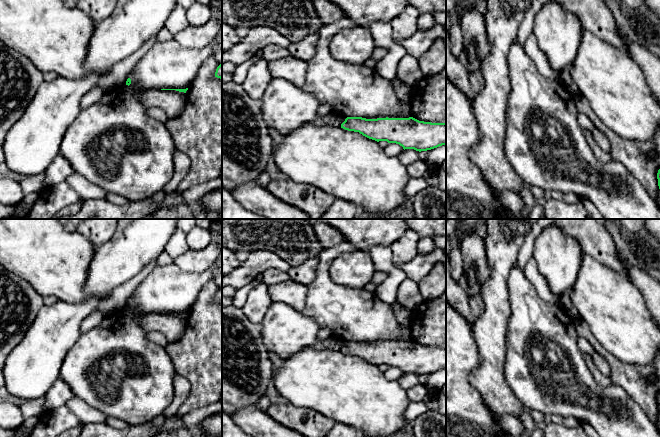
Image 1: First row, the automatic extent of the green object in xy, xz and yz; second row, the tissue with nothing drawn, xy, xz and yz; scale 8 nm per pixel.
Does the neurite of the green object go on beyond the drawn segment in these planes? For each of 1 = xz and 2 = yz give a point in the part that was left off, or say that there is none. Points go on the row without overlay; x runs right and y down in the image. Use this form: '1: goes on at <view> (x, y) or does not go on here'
1: does not go on here
2: does not go on here

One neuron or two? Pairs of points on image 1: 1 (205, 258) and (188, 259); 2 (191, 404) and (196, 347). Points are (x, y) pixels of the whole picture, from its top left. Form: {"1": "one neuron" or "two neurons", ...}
{"1": "one neuron", "2": "one neuron"}

